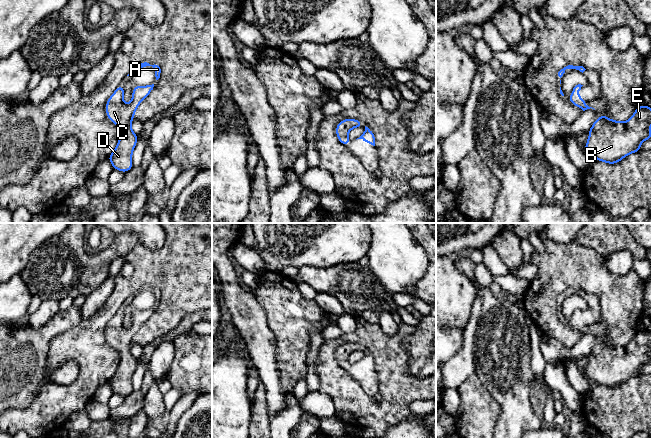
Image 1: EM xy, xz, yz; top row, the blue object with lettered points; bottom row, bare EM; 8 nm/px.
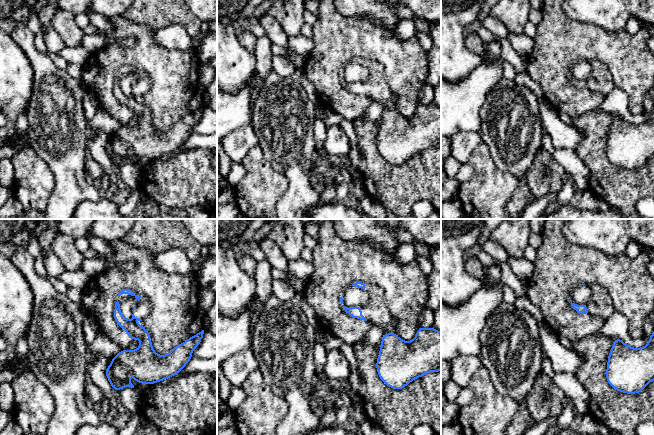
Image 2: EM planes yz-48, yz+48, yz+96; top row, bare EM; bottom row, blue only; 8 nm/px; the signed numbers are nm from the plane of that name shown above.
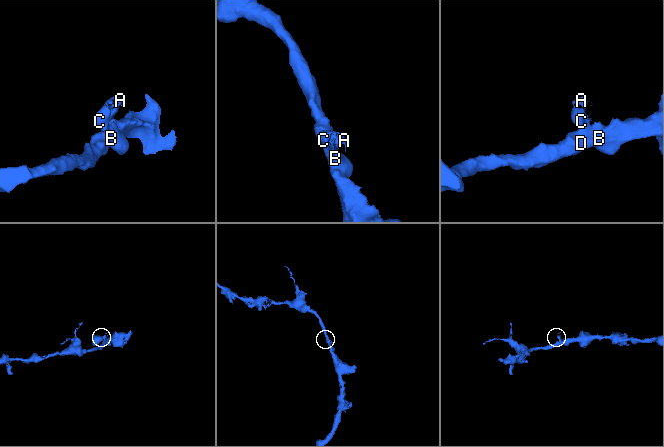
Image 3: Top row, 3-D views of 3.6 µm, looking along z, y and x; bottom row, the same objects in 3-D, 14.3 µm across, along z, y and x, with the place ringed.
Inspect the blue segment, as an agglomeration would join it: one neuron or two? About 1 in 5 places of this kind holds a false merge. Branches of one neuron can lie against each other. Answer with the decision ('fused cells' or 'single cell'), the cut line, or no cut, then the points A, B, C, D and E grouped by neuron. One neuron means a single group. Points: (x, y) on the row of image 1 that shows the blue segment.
single cell; no cut; A B C D E

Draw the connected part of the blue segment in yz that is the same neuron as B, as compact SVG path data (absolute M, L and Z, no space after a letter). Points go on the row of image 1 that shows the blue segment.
M638 106L632 117L626 122L611 120L602 114L589 129L589 137L585 145L584 154L590 155L598 161L615 164L631 153L641 151L640 144L651 138L651 107Z

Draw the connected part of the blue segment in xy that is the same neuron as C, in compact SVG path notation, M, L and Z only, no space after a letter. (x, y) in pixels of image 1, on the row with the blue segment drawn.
M154 84L134 86L130 104L123 102L124 86L119 85L106 103L106 115L120 129L119 141L107 158L115 170L127 172L133 168L132 153L138 136L132 131L131 123L139 104L152 92Z

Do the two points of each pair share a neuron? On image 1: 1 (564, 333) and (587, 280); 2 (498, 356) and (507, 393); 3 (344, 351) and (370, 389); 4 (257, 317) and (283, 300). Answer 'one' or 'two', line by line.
1: one
2: one
3: one
4: two

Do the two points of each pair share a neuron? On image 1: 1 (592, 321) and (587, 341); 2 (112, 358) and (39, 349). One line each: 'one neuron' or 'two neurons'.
1: two neurons
2: two neurons

